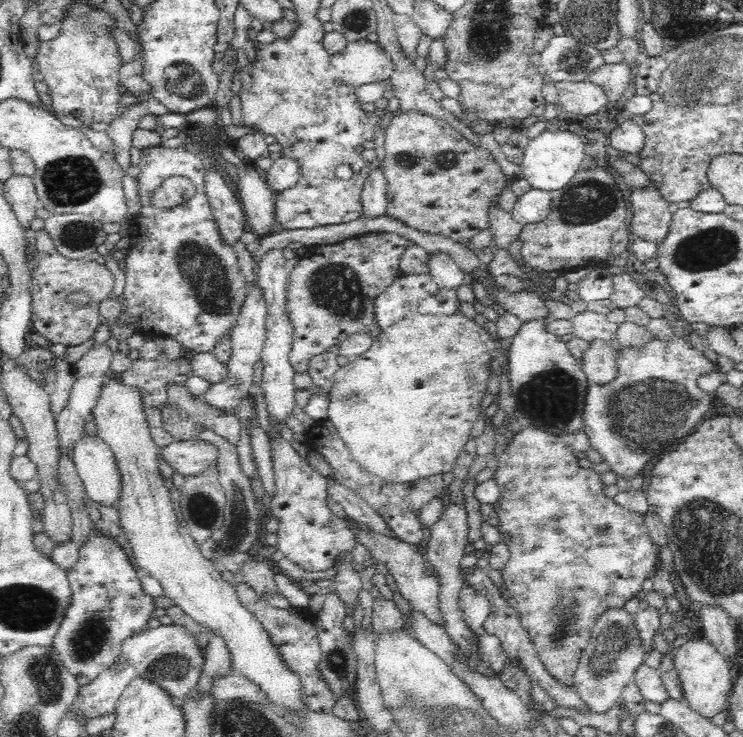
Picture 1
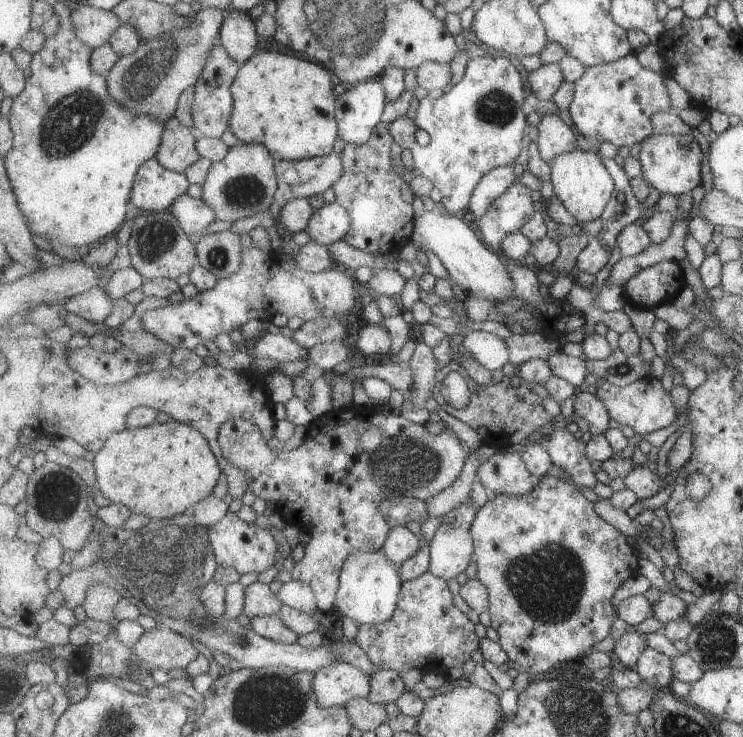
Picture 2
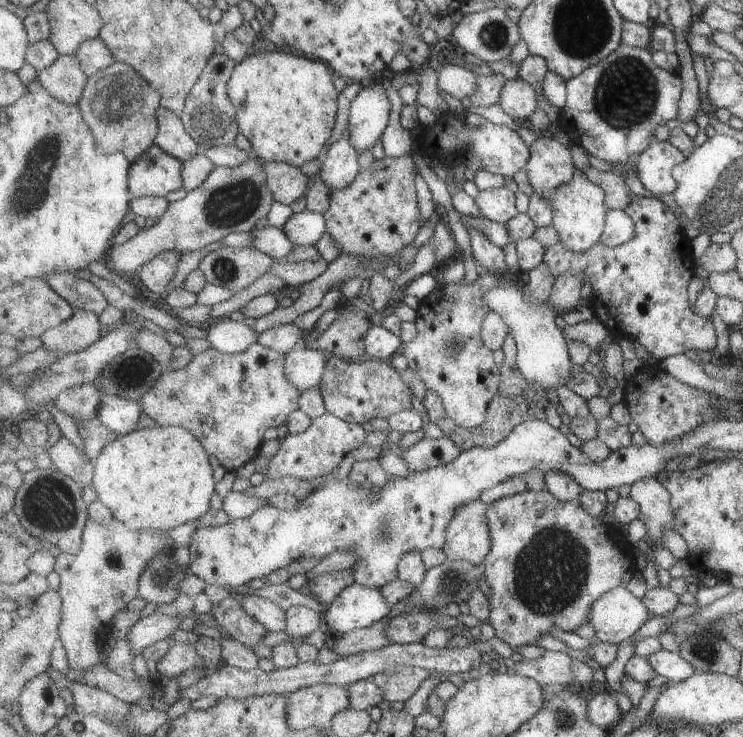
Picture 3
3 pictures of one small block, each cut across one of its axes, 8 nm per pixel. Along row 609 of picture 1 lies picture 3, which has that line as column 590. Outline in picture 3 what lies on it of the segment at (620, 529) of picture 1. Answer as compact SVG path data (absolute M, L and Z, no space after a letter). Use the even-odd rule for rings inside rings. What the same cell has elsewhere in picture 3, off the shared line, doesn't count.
M528 488L521 494L502 498L499 502L490 504L489 510L487 510L487 522L489 522L489 530L491 530L491 538L493 538L493 548L487 555L484 565L486 570L485 579L490 585L488 599L491 604L491 614L488 621L494 627L495 635L509 644L515 651L518 651L521 646L535 644L541 636L551 634L551 630L555 626L565 632L575 632L579 626L589 623L589 620L591 620L591 608L593 608L593 604L596 604L603 594L607 594L607 592L614 588L627 586L629 580L637 574L637 564L634 563L637 560L634 560L633 554L634 546L629 542L629 539L622 535L620 530L616 530L609 524L605 524L600 518L590 515L581 506L580 502L561 502L547 489L537 492Z

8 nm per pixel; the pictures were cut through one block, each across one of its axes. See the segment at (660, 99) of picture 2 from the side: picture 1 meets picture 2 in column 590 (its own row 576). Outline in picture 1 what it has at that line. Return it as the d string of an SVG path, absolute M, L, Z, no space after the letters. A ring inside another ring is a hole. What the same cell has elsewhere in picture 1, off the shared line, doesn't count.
M93 528L90 540L79 549L74 571L67 576L73 590L73 601L64 614L64 620L54 636L53 649L60 655L64 666L76 677L79 686L89 683L116 659L122 641L142 632L155 610L154 596L143 593L140 583L142 572L136 572L122 546L114 538Z

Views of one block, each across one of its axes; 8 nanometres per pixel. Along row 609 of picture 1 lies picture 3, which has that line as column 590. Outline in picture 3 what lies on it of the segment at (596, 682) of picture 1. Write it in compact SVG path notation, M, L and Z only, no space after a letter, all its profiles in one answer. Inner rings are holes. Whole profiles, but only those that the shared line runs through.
M617 587L593 604L588 624L593 626L598 640L621 644L649 620L649 612L643 600L633 596L633 592Z

